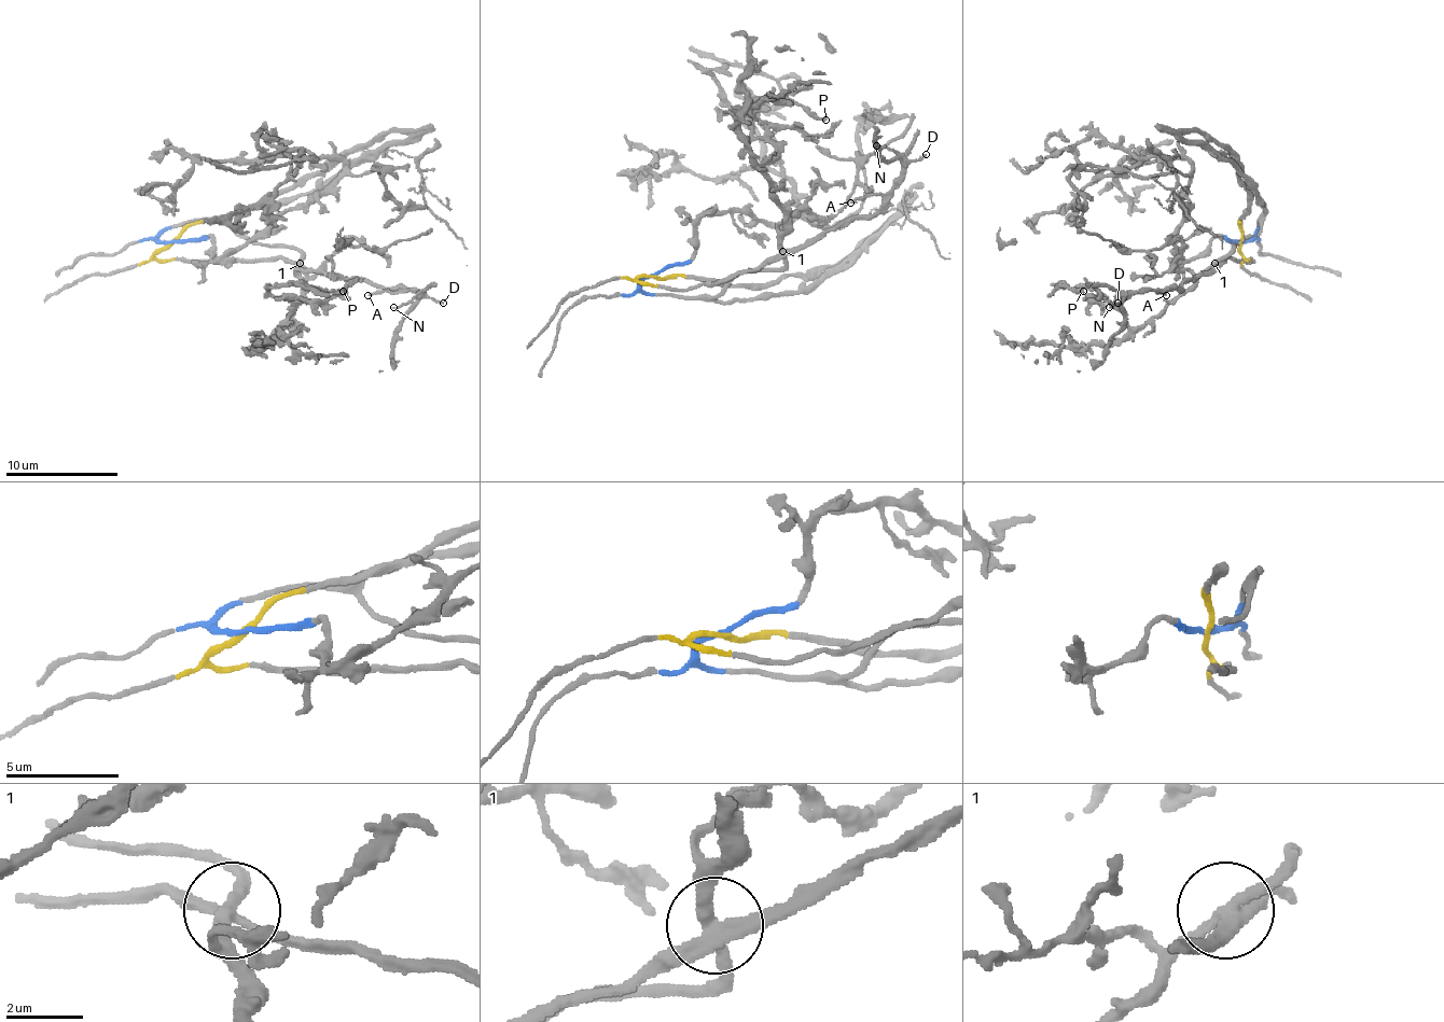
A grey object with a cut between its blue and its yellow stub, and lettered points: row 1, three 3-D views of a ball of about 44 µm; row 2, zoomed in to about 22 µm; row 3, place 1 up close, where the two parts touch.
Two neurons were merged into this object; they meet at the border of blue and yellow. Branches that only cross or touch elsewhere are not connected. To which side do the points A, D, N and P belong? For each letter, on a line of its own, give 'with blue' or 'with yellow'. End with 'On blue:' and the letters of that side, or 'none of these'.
A: with yellow
D: with yellow
N: with yellow
P: with blue
On blue: P

